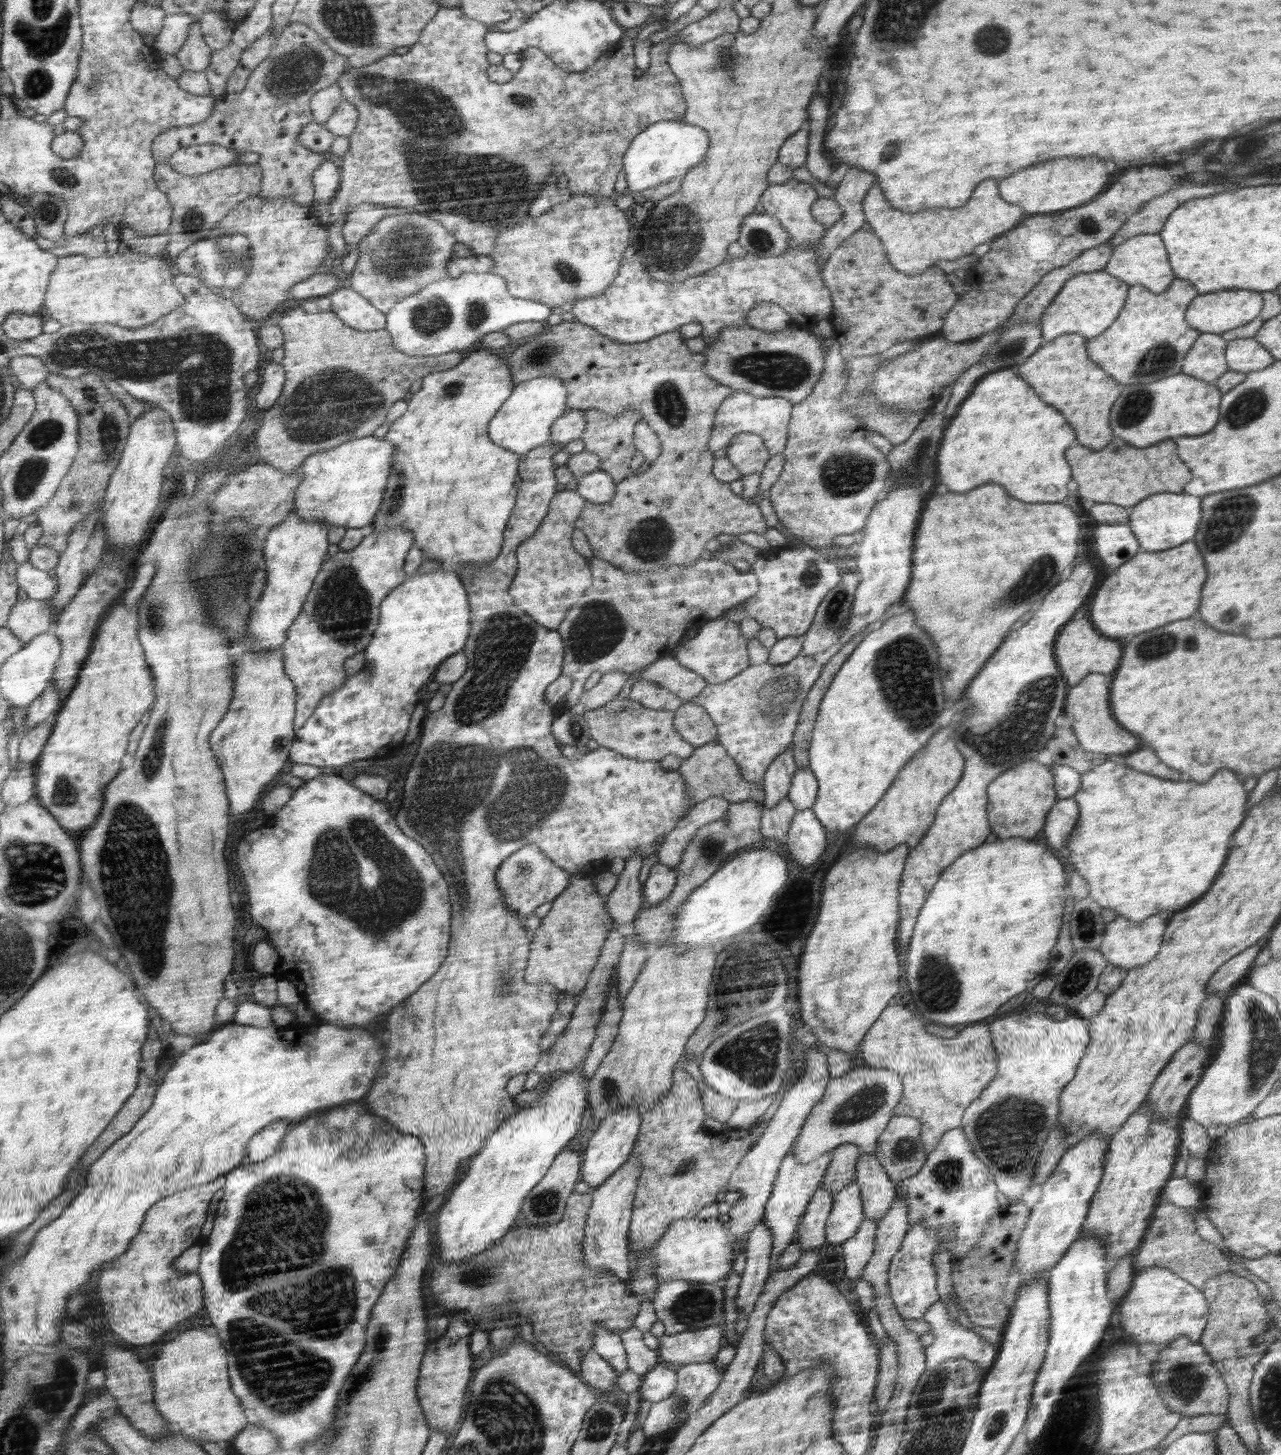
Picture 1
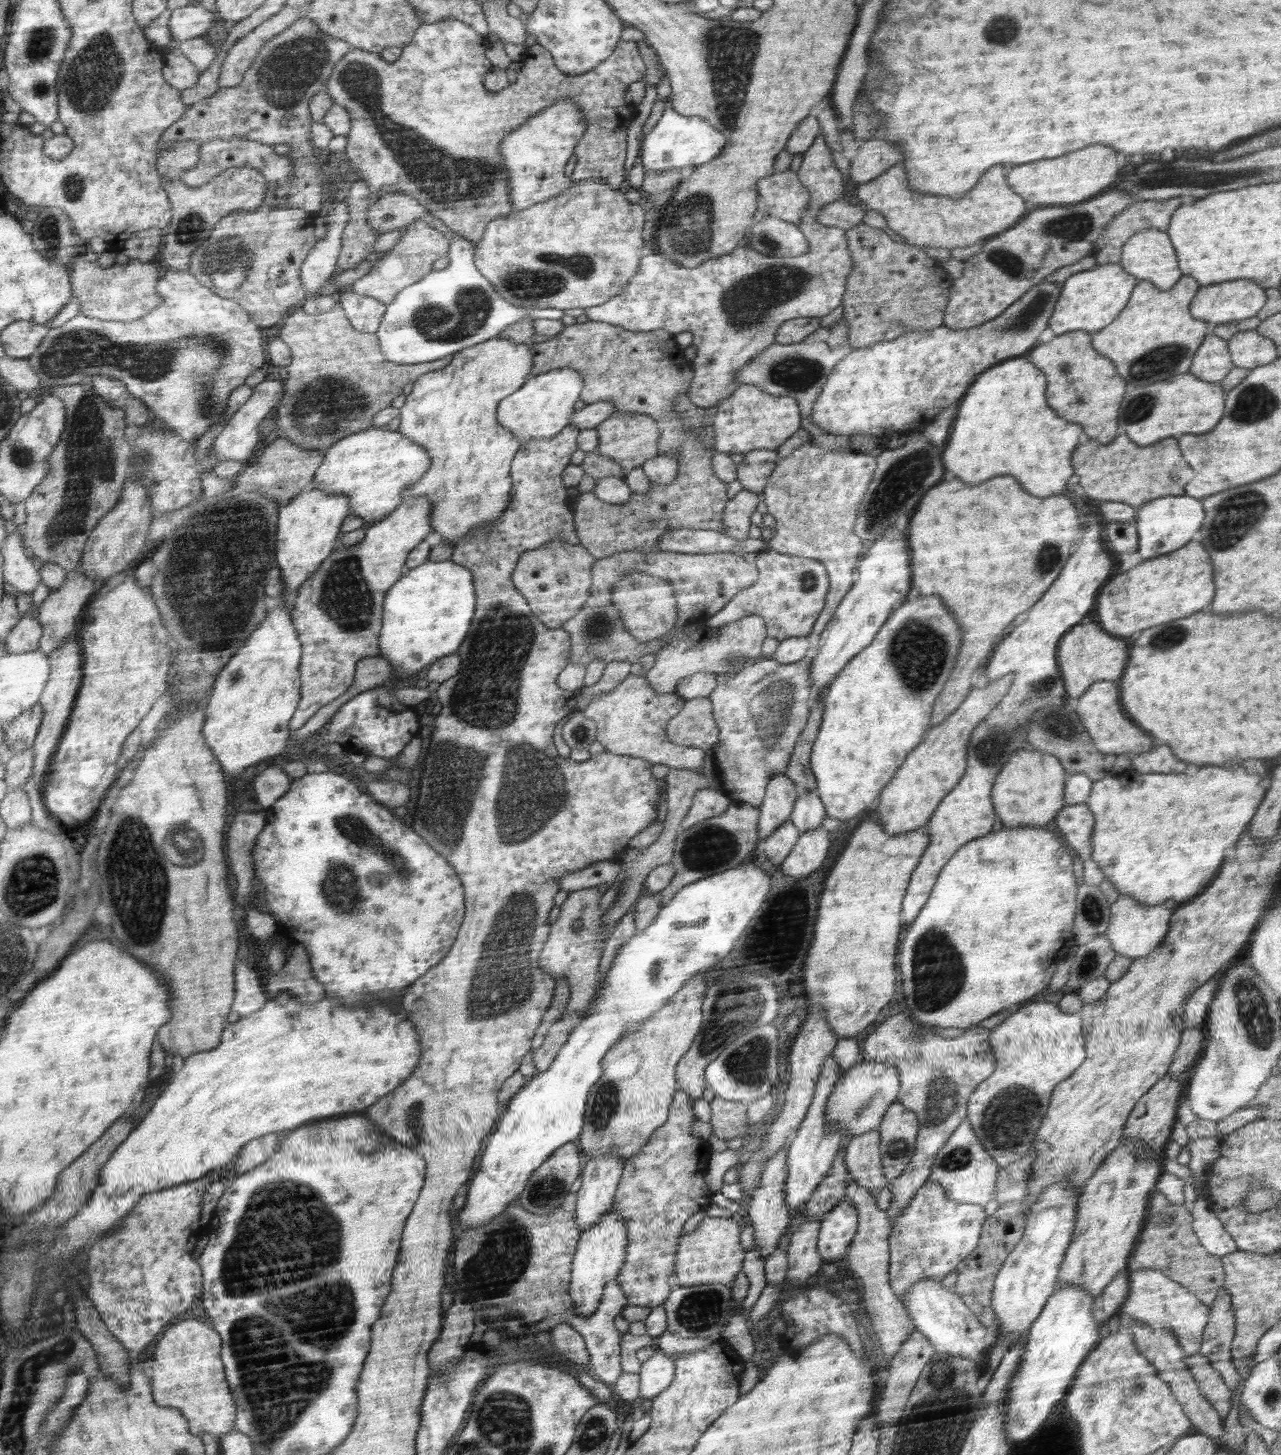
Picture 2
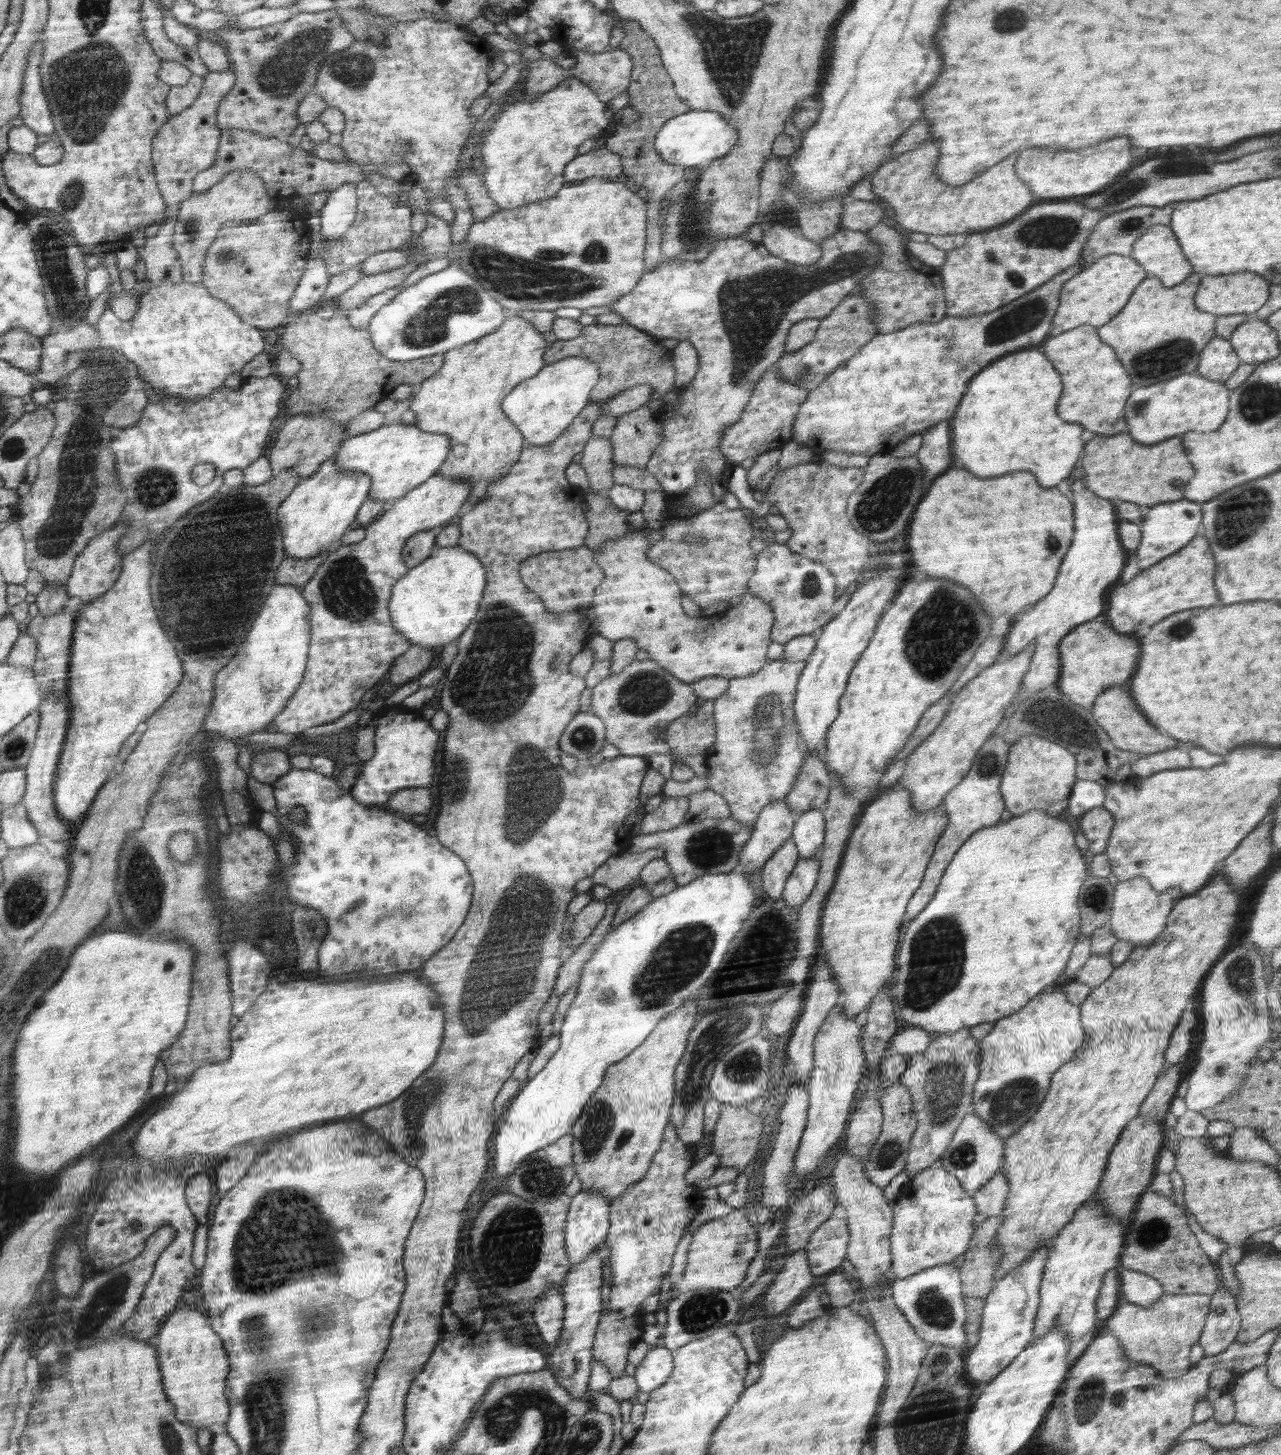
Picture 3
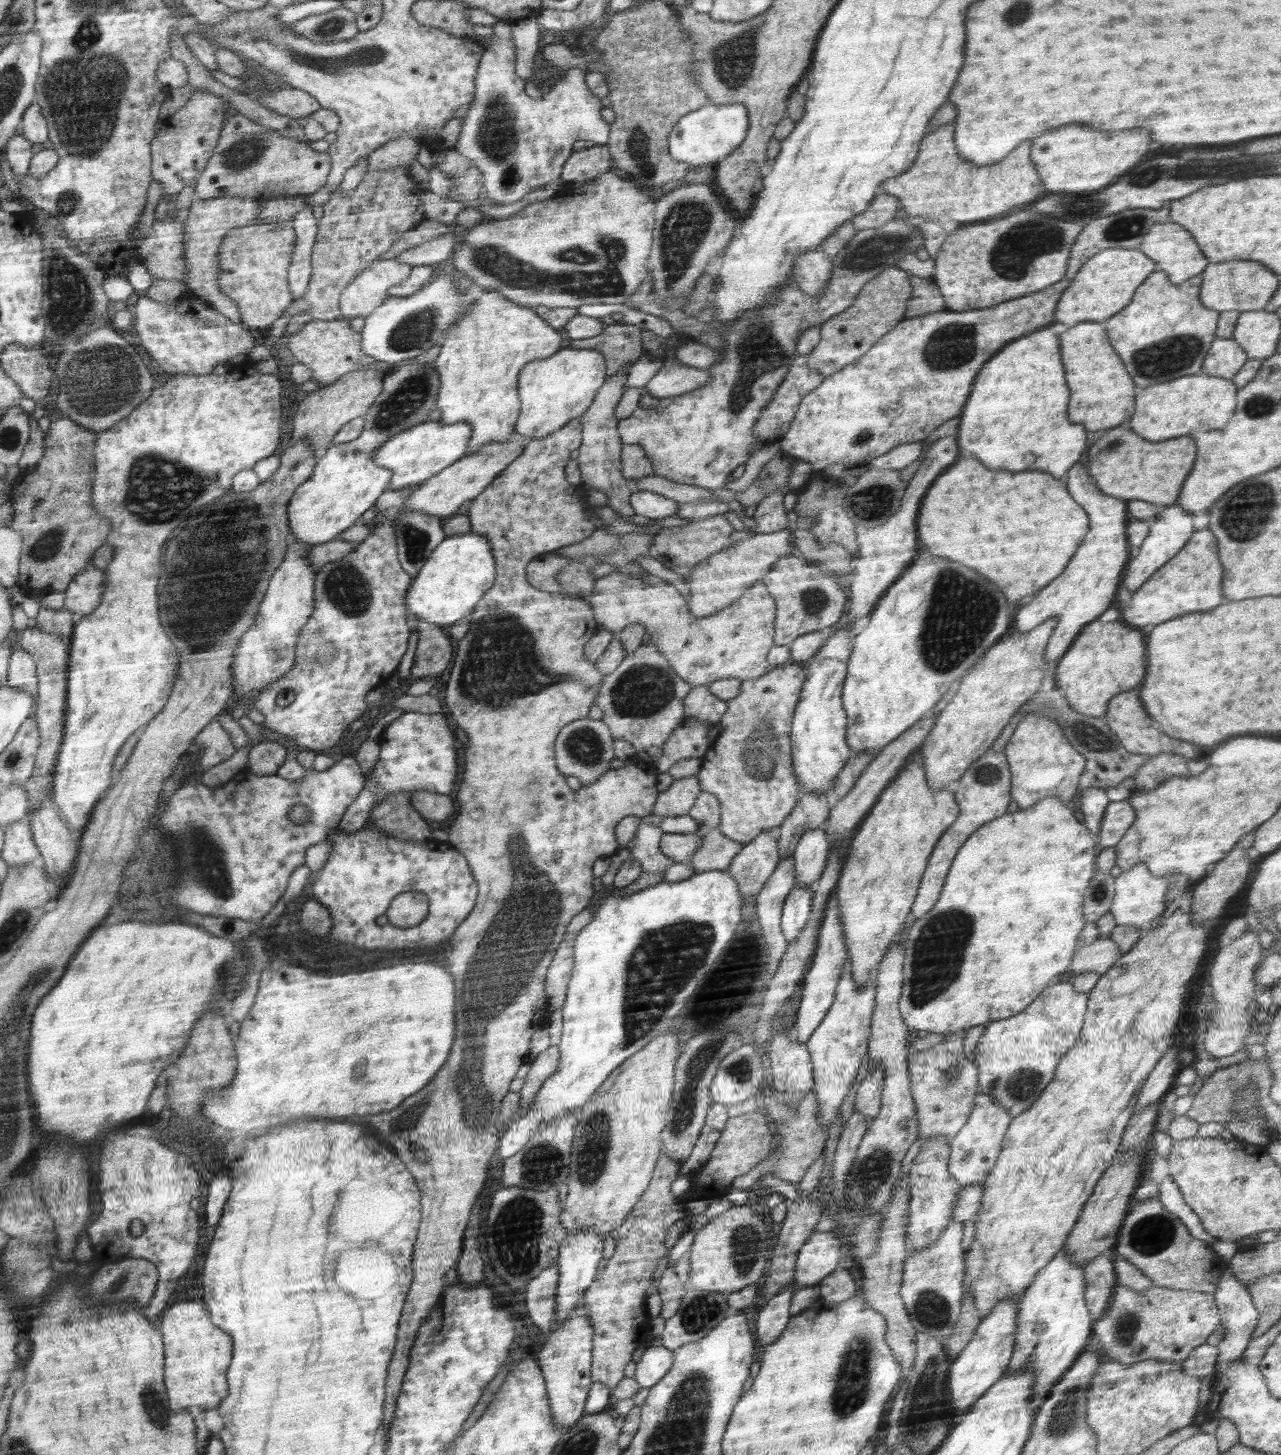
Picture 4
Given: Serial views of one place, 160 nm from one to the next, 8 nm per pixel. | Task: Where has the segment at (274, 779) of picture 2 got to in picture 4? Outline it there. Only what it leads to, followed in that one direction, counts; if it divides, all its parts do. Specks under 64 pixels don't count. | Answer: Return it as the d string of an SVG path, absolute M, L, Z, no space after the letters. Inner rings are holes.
M264 740L251 748L246 769L260 776L276 775L277 770L284 765L286 755L286 747Z

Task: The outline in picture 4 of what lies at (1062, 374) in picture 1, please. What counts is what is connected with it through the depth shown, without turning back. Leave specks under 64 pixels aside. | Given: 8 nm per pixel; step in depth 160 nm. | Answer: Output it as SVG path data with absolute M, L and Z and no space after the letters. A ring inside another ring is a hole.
M1093 321L1079 323L1063 332L1059 341L1065 380L1072 394L1068 420L1083 425L1087 431L1102 433L1126 424L1134 414L1136 384L1124 370L1124 363L1112 348L1103 324Z

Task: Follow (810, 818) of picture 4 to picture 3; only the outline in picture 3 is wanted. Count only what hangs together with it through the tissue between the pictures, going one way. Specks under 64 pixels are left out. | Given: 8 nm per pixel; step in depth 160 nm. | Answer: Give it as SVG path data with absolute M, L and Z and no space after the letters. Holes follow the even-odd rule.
M816 752L807 756L804 768L800 768L800 780L795 780L796 788L785 800L797 818L806 809L823 809L829 798L831 776L823 758Z

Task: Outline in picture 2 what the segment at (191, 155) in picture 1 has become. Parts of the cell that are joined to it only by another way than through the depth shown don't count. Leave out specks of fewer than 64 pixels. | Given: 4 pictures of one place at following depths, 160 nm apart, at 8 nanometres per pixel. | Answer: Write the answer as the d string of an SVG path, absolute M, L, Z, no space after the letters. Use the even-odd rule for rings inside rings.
M235 137L232 140L212 139L201 143L197 165L183 172L180 179L185 185L199 187L210 182L227 168L246 166L258 169L266 177L268 184L274 187L287 185L293 177L293 162L287 155L278 155L273 151L273 146L270 144Z

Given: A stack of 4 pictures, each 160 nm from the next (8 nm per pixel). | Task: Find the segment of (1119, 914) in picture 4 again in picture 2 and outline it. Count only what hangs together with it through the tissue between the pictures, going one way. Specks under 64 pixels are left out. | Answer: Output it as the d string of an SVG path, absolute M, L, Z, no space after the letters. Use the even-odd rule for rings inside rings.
M1120 894L1118 899L1111 904L1109 925L1104 935L1110 940L1116 955L1121 954L1132 959L1146 956L1164 942L1170 917L1179 905L1175 900L1167 900L1156 906L1144 906L1129 894Z

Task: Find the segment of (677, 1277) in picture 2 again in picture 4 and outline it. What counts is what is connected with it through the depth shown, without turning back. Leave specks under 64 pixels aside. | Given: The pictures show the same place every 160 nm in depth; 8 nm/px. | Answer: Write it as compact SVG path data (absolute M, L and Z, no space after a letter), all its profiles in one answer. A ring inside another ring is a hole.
M748 1204L733 1206L696 1232L694 1244L688 1251L691 1288L731 1293L754 1284L764 1274L768 1260L768 1232L766 1224L752 1212Z

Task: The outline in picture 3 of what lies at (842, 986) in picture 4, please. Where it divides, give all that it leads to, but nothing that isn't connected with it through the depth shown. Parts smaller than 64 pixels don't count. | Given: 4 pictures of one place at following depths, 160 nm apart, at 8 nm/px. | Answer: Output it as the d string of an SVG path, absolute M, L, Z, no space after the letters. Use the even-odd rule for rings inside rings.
M840 1002L825 1020L824 1026L815 1039L814 1067L813 1072L809 1074L810 1081L806 1084L809 1092L807 1125L798 1145L797 1154L793 1158L793 1170L800 1180L816 1172L826 1152L842 1136L850 1116L850 1106L854 1102L858 1080L862 1078L862 1070L865 1070L864 1054L860 1048L860 1028L854 1022L856 1016L848 1018L843 1014L844 1006Z

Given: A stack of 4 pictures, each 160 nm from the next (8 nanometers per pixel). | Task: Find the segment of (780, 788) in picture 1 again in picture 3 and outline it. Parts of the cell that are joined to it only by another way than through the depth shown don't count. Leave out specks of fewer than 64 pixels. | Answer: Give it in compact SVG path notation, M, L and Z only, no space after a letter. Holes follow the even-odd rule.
M774 800L762 810L752 828L750 838L738 856L738 865L744 866L748 874L760 872L770 856L791 837L796 818L785 800Z

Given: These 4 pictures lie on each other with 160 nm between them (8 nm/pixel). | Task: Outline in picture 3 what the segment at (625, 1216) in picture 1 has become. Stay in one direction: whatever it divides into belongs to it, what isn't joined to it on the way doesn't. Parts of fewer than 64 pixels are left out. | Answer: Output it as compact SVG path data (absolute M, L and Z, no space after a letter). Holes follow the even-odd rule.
M604 1245L592 1251L582 1264L572 1268L561 1287L565 1302L565 1319L556 1349L552 1350L548 1358L550 1364L547 1368L573 1399L589 1398L588 1386L590 1386L591 1362L594 1359L595 1334L603 1312L600 1295L603 1280L602 1261L608 1255L609 1250Z

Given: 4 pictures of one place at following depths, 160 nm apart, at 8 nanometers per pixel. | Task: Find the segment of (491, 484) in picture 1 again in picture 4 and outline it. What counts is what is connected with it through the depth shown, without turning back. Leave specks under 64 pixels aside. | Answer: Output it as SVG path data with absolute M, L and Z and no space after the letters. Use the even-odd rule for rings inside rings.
M484 289L484 292L480 298L476 298L475 302L468 307L466 315L450 328L446 332L446 338L443 339L441 344L440 352L435 358L433 365L435 366L436 372L439 372L440 378L440 394L438 396L438 406L440 408L440 420L442 424L454 424L456 422L467 422L471 424L471 440L468 443L466 452L475 452L479 450L481 446L487 444L487 442L503 442L506 444L511 440L511 435L515 432L515 424L520 414L520 401L519 401L519 374L528 363L535 362L535 360L544 360L549 356L555 354L562 348L562 334L558 332L555 328L548 325L546 321L543 320L539 314L536 314L533 309L528 307L520 306L507 298L504 298L498 291L492 291L492 289Z

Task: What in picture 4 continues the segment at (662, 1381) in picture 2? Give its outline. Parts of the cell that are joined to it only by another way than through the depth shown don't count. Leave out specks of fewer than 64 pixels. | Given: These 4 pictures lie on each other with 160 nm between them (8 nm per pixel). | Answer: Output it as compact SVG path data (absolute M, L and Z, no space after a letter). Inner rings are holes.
M658 1342L648 1344L644 1354L636 1361L636 1382L642 1388L652 1388L671 1370L672 1353Z

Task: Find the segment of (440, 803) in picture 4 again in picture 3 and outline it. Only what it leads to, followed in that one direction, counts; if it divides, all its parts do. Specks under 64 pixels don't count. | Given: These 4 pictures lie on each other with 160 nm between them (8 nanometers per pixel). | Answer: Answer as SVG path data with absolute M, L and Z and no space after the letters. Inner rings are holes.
M408 788L394 792L386 806L390 810L401 812L406 815L427 814L434 806L434 798L427 788Z

